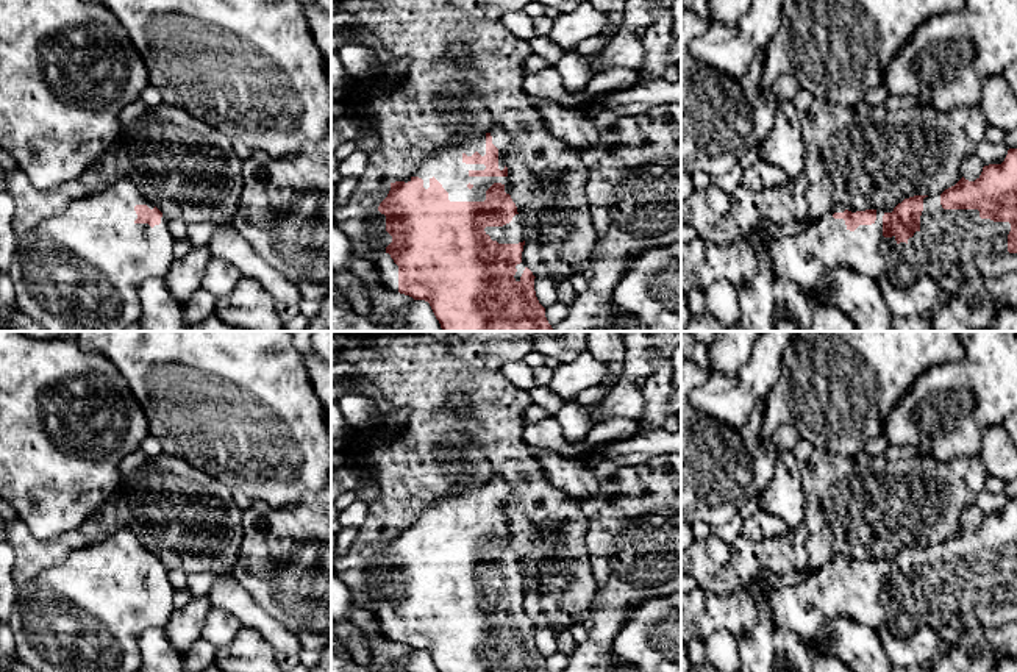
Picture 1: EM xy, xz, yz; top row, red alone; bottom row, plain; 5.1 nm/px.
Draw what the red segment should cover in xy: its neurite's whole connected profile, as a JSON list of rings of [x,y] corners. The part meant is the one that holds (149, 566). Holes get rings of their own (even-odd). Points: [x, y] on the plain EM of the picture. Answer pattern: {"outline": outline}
{"outline": [[[128,528],[72,550],[64,563],[42,570],[19,589],[9,619],[16,658],[33,672],[137,672],[142,661],[139,636],[152,627],[164,627],[175,611],[175,589],[167,574],[162,563]]]}

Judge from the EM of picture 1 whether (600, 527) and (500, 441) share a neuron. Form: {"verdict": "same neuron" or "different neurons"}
{"verdict": "different neurons"}

